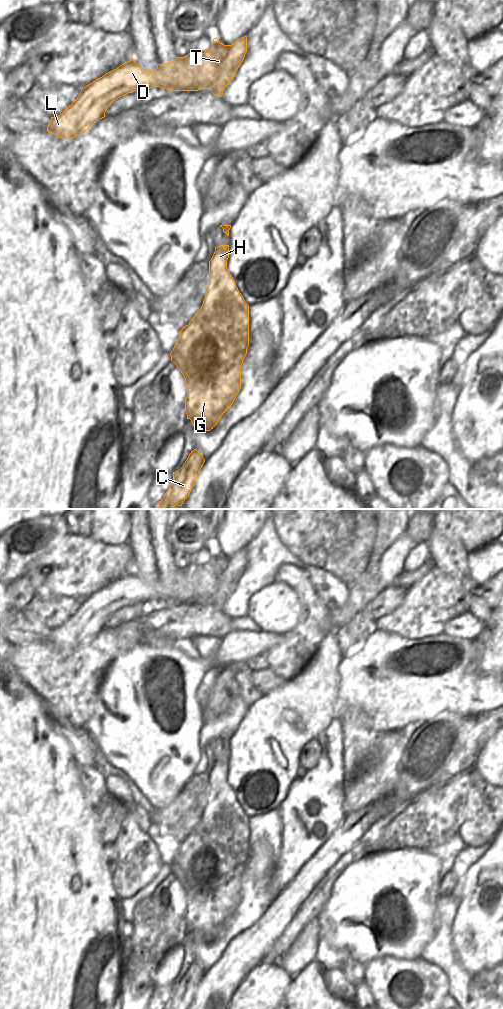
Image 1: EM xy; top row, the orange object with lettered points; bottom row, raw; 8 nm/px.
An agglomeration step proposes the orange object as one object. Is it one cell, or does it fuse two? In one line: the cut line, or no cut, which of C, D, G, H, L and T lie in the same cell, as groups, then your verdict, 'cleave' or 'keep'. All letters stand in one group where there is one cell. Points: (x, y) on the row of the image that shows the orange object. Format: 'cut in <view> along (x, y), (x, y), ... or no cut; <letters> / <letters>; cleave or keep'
cut in xy along (212, 84), (216, 86), (221, 95); C G H / D L T; cleave

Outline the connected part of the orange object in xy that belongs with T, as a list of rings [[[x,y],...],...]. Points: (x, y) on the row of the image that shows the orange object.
[[[247,36],[232,45],[224,45],[214,38],[211,48],[204,53],[189,53],[177,57],[170,63],[157,64],[154,71],[140,67],[133,57],[130,61],[96,79],[81,89],[79,96],[58,116],[51,117],[47,131],[62,138],[72,139],[89,129],[94,123],[105,117],[107,108],[118,98],[134,91],[145,91],[152,87],[172,91],[198,91],[210,89],[212,85],[223,95],[223,90],[235,76],[247,52]]]

